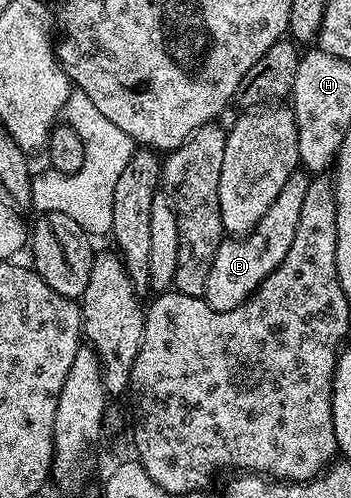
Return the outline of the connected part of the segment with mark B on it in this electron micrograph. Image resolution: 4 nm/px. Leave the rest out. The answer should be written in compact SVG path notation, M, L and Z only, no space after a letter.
M296 172L285 180L285 188L281 188L277 200L269 204L269 212L261 216L261 220L249 233L238 240L224 240L217 248L217 256L213 256L213 268L209 268L209 281L205 283L203 299L217 312L229 312L237 308L248 296L266 280L269 272L285 260L285 252L289 252L289 244L293 244L293 236L297 233L297 219L301 216L301 203L305 200L305 188L309 178L306 173Z

